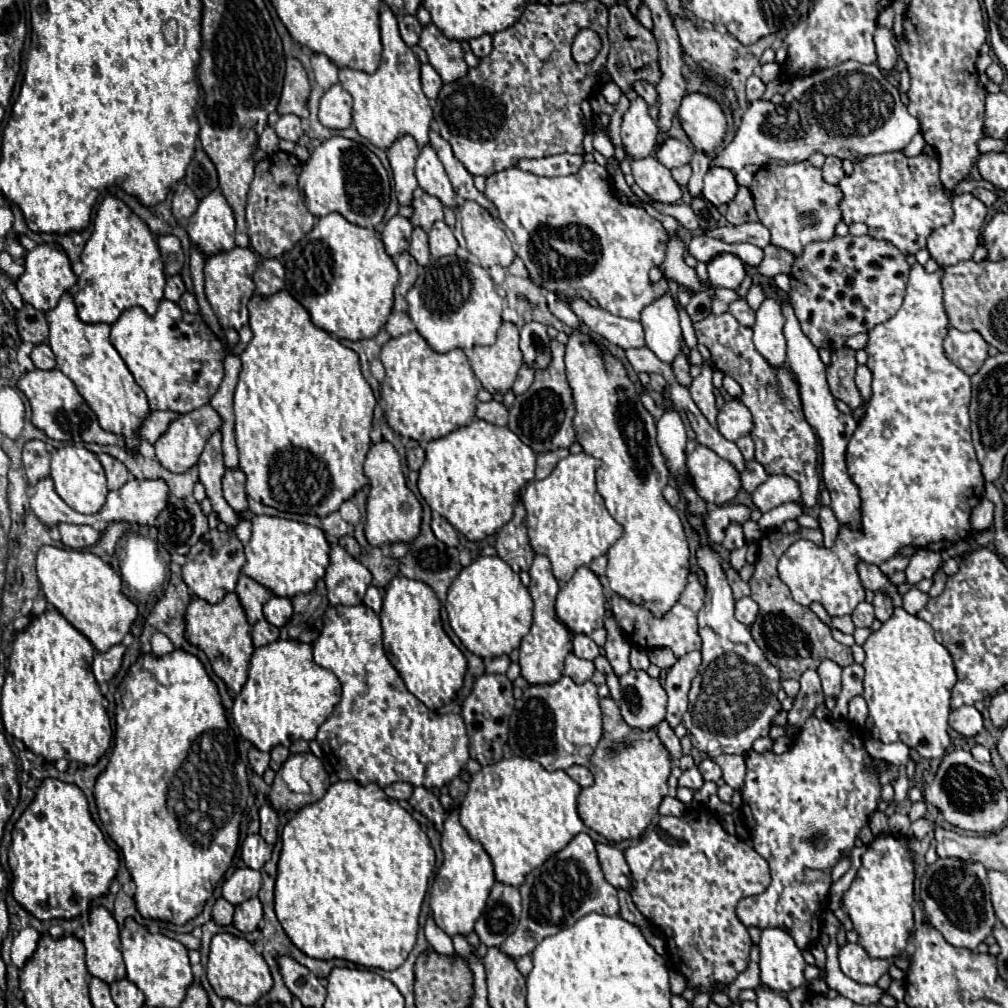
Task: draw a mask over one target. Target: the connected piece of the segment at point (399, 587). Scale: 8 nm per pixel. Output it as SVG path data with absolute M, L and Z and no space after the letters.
M394 577L386 585L380 611L384 643L388 643L388 659L400 673L408 691L414 693L428 709L438 709L460 691L466 673L466 657L450 641L440 619L440 601L432 587L406 577Z

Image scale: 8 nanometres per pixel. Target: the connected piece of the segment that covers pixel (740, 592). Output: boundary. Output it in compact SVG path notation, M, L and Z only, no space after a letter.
M726 567L726 575L728 575L728 581L730 581L730 587L734 591L734 599L742 599L746 595L750 595L750 587L746 581L742 581L742 577L738 575L736 569L732 567Z

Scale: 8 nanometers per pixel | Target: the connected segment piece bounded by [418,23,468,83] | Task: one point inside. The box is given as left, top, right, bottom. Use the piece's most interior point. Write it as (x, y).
(445, 55)

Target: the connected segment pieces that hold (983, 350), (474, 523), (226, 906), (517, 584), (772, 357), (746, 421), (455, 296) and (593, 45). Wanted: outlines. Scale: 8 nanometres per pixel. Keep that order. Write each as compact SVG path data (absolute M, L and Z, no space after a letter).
M954 327L948 329L944 337L944 353L946 357L960 367L966 375L974 375L988 357L988 343L978 335L978 331L958 331Z
M474 419L470 425L428 443L418 489L430 509L448 519L466 539L482 541L512 519L518 491L534 479L534 467L534 451L508 427Z
M218 897L214 907L212 907L212 919L218 923L218 925L230 925L232 923L232 915L234 915L234 905L228 903L226 899Z
M498 555L476 557L460 571L448 589L446 611L458 639L478 657L508 655L512 649L520 647L522 637L532 625L532 597L518 573L514 573Z
M766 297L756 311L754 345L772 367L786 367L786 341L784 341L784 315L778 299Z
M736 399L724 403L724 407L718 413L718 431L726 439L736 441L744 435L750 435L752 427L754 427L754 421L752 421L752 415L746 405L742 405Z
M448 255L442 259L432 259L430 265L424 269L422 279L422 267L420 275L414 283L414 287L406 295L408 301L408 315L414 321L418 333L428 341L428 345L436 353L448 353L452 349L471 349L474 345L494 345L496 333L502 323L502 297L496 291L496 283L490 279L490 275L474 261L460 259L458 255Z
M584 29L576 35L574 45L572 45L572 55L578 63L588 63L596 57L596 53L600 51L600 39L594 31Z

